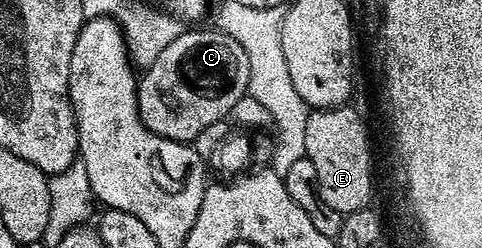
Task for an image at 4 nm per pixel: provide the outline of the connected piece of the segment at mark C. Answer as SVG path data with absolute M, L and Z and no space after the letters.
M202 27L191 28L194 29L191 33L190 30L183 31L179 37L172 39L172 43L168 43L168 47L164 47L164 51L160 51L160 55L156 55L156 59L141 74L138 82L138 110L140 111L140 119L156 135L167 137L173 141L193 143L206 127L211 127L212 123L229 118L236 101L245 96L250 88L250 68L248 67L248 55L244 55L244 47L240 47L240 43L236 43L236 39L218 32L213 27L207 27L207 29L198 28Z

